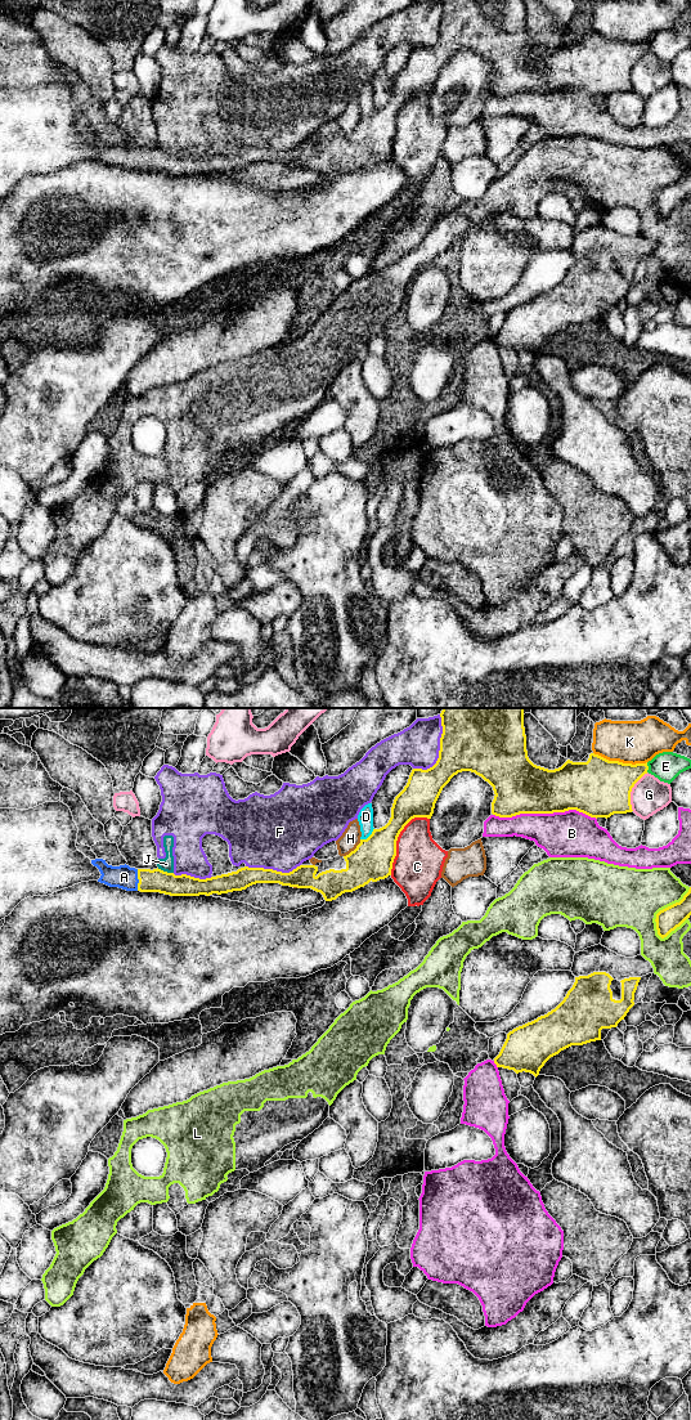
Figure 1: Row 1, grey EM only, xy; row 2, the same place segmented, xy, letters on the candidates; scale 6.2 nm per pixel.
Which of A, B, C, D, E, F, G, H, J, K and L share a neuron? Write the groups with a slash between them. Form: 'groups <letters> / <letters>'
groups A / B / C / D / E / F J / G / H / K / L

